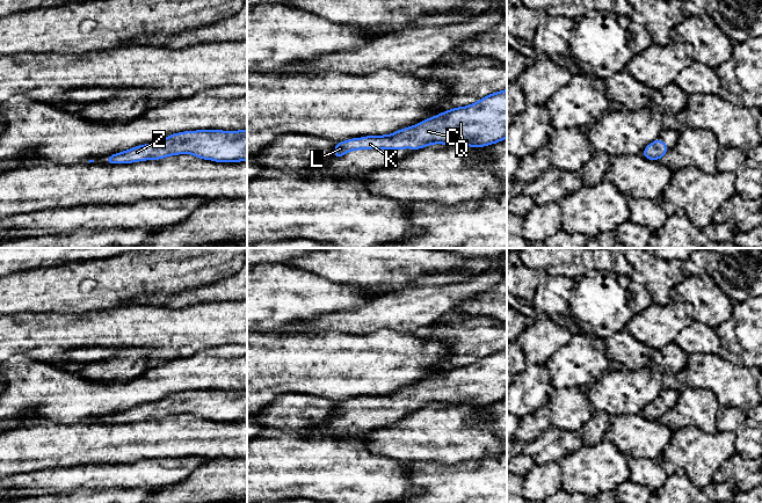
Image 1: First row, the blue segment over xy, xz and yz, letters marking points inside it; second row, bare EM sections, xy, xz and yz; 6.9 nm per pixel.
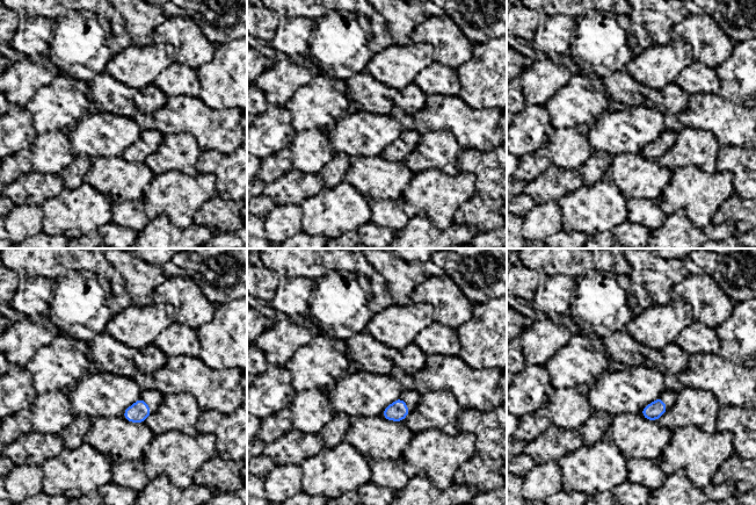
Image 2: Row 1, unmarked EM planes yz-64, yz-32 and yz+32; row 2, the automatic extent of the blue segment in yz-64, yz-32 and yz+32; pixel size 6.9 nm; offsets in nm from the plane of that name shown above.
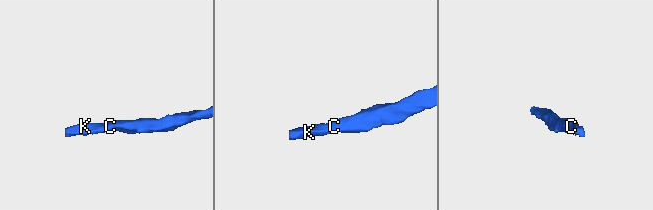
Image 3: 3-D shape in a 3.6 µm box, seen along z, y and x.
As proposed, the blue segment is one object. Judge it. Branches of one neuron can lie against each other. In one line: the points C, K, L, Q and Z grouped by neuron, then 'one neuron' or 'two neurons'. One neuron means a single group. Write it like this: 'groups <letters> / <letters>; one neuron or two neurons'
groups C K L Q Z; one neuron

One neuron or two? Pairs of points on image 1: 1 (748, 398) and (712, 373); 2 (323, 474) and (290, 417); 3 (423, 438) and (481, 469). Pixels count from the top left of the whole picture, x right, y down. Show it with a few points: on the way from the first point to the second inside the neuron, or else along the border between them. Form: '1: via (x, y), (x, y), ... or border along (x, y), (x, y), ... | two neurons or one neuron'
1: via (739, 388), (721, 378) | one neuron
2: border along (270, 427), (297, 434) | two neurons
3: border along (492, 456), (451, 464), (437, 461) | two neurons

